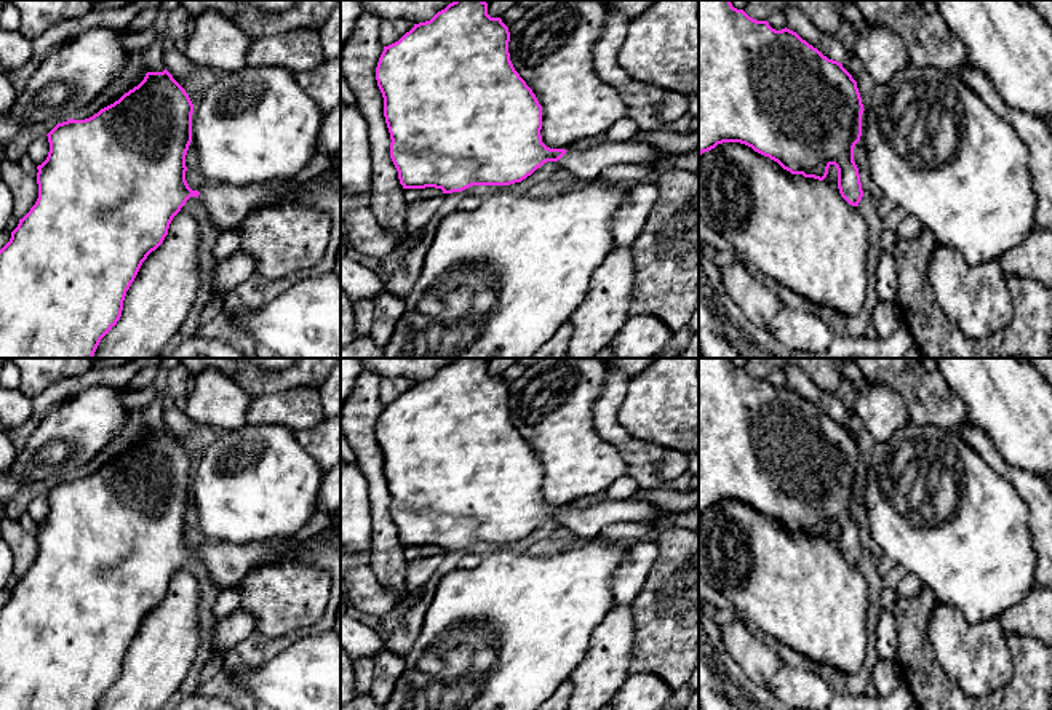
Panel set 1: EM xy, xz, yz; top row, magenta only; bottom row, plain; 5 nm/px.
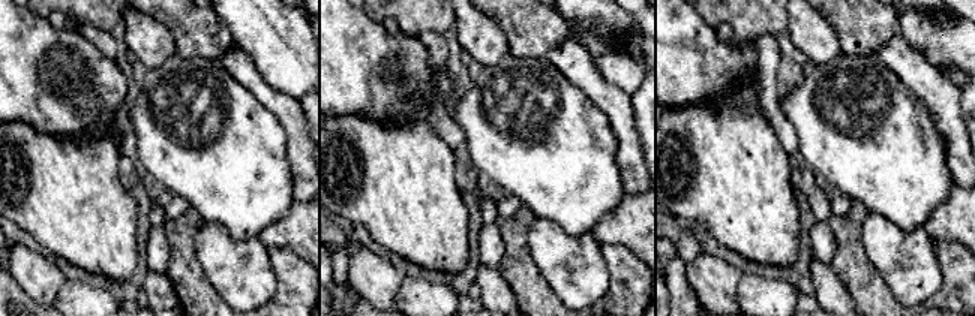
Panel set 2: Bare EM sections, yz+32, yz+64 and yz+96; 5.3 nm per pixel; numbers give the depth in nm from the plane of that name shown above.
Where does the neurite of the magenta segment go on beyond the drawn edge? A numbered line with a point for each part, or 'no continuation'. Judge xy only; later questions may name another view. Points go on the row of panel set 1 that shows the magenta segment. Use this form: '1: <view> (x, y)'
1: xy (227, 205)

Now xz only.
1: xz (584, 165)

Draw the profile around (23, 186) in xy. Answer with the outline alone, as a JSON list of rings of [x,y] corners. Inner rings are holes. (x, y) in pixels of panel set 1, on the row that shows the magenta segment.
[[[10,160],[0,163],[0,179],[13,193],[13,216],[22,219],[38,198],[37,179],[27,174],[19,162]]]

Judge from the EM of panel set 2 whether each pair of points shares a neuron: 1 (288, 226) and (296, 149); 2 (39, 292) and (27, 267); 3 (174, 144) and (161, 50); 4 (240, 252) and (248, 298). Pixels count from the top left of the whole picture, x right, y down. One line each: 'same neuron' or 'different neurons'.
1: different neurons
2: same neuron
3: different neurons
4: same neuron

